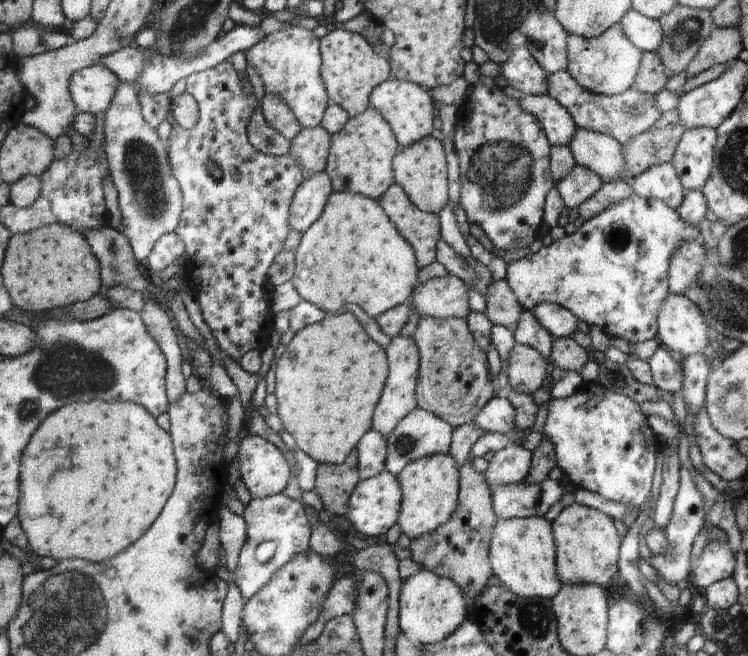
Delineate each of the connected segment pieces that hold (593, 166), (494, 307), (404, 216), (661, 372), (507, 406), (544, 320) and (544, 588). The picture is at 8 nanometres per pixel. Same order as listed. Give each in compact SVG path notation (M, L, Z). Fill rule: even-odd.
M577 128L569 147L576 164L598 174L604 184L616 180L624 181L624 152L621 144L614 138Z
M505 278L494 281L485 294L487 307L485 315L492 324L502 324L510 332L516 330L524 308L515 291Z
M392 183L380 198L384 212L404 240L419 257L419 267L428 267L438 259L438 242L441 239L440 217L424 212L407 195L399 184Z
M658 347L653 356L645 360L650 366L654 386L662 392L680 393L684 376L680 372L679 362L670 356L670 350Z
M504 396L492 397L478 413L473 424L484 433L506 434L515 429L515 410Z
M544 302L531 312L553 337L571 337L578 328L579 319L575 316L575 313L561 308L559 304Z
M545 517L496 520L490 554L492 568L501 585L511 589L516 596L551 600L563 588L556 565L555 538L552 538L552 528Z

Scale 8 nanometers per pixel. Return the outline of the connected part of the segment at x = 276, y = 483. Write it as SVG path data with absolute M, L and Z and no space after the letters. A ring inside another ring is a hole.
M250 432L238 443L240 479L251 498L261 499L282 493L290 478L282 452L273 443Z

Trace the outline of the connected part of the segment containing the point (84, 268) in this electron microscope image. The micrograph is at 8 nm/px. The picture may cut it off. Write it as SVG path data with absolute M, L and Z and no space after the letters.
M56 223L13 235L1 270L14 304L22 311L52 313L104 292L103 268L84 232Z

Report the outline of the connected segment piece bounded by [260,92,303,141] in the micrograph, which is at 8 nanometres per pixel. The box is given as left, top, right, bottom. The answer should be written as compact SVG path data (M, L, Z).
M261 92L260 108L266 122L289 141L294 140L303 130L303 126L296 120L288 104L284 104L284 100L278 94Z

